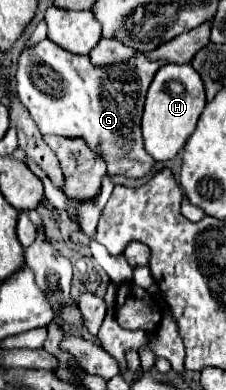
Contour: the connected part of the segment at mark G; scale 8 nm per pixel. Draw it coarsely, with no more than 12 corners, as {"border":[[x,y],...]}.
{"border":[[23,46],[17,94],[41,134],[85,138],[139,178],[141,112],[163,62],[97,68]]}

